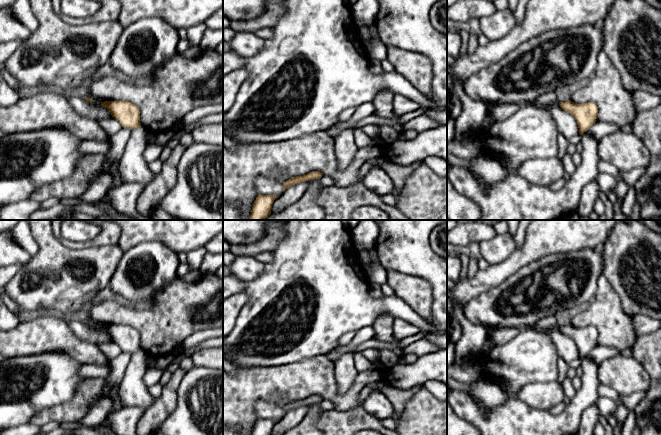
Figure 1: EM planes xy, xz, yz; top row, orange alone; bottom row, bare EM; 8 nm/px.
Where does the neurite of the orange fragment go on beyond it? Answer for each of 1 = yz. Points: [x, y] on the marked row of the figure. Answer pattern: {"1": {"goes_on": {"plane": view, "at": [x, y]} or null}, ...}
{"1": {"goes_on": null}}

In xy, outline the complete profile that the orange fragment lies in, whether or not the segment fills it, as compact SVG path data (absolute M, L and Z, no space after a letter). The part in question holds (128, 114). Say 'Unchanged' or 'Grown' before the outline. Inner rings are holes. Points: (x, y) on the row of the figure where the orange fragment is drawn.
Unchanged. M105 101L101 105L109 110L122 127L129 127L131 130L141 127L140 111L135 104L128 101Z

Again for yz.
Unchanged. M571 101L559 102L560 107L576 120L579 134L586 132L596 122L598 107L593 102L577 104Z

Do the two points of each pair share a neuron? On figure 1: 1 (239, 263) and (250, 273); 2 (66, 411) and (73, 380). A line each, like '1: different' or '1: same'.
1: same
2: different

